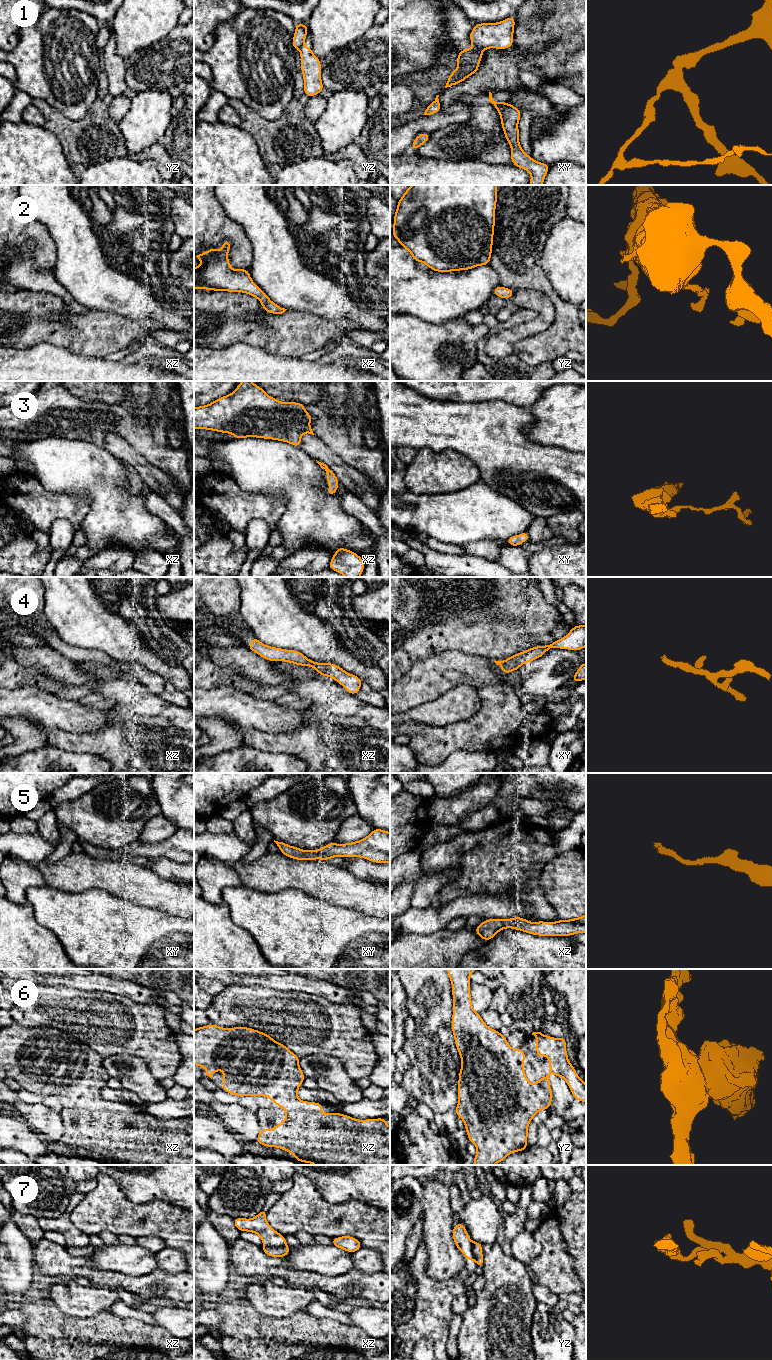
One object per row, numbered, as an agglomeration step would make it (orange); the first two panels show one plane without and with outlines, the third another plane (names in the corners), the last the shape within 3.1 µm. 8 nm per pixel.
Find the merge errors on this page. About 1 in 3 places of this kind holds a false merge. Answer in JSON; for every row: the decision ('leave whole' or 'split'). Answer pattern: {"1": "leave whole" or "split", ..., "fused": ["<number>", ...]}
{"1": "split", "2": "leave whole", "3": "leave whole", "4": "leave whole", "5": "leave whole", "6": "leave whole", "7": "split", "fused": ["1", "7"]}

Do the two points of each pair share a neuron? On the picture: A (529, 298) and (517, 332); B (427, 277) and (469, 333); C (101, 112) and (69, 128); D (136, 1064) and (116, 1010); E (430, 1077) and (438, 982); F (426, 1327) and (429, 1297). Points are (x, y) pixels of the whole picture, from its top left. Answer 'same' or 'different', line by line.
A: same
B: different
C: same
D: different
E: same
F: same

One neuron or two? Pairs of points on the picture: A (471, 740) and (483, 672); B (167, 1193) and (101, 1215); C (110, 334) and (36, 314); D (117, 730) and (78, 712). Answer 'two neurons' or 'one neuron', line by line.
A: two neurons
B: two neurons
C: one neuron
D: two neurons

